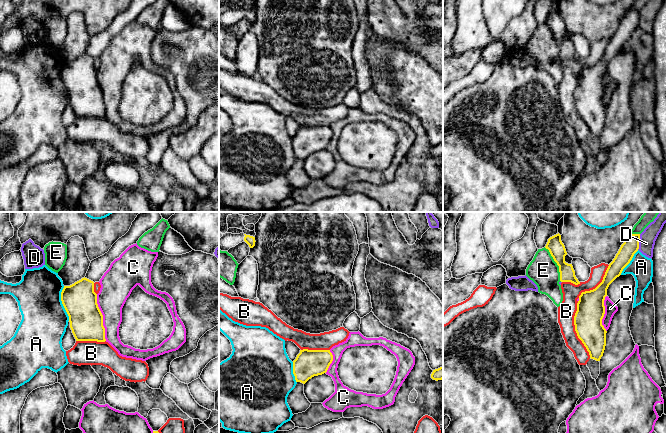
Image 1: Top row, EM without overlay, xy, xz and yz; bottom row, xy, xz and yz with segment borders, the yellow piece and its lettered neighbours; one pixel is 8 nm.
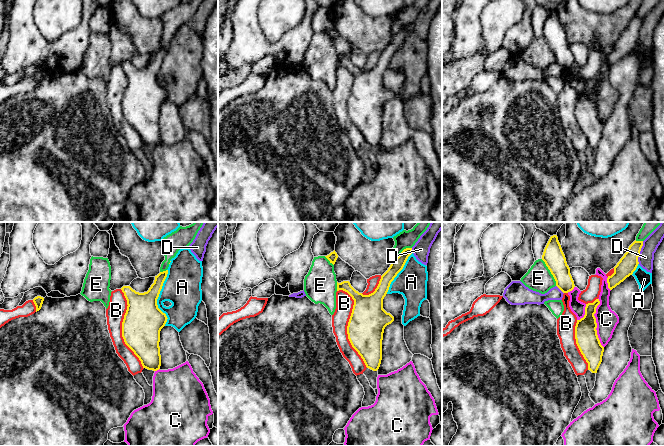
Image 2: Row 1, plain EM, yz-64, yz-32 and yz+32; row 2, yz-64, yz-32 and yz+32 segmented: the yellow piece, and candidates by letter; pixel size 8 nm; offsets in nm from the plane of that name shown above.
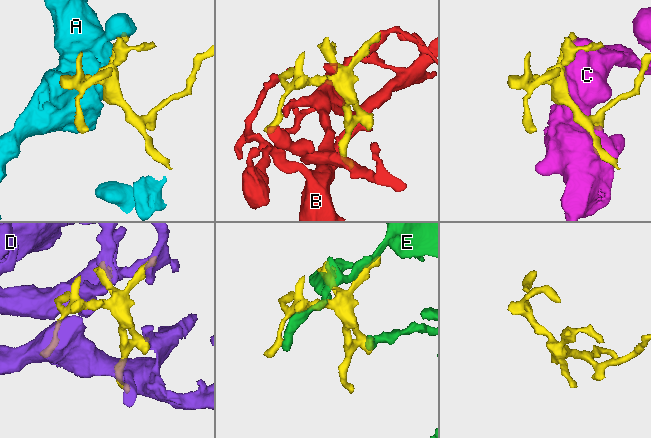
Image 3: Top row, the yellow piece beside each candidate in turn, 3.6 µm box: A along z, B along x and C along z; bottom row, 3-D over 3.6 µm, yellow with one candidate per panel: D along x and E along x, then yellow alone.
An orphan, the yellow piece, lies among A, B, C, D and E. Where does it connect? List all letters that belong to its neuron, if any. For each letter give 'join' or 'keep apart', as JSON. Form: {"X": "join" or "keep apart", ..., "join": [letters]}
{"A": "keep apart", "B": "keep apart", "C": "keep apart", "D": "keep apart", "E": "keep apart", "join": []}

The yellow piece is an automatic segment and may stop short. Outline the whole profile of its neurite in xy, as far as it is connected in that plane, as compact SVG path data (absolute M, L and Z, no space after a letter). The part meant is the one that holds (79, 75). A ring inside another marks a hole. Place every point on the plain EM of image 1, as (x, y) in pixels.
M84 53L70 62L64 62L61 77L76 117L106 117L103 91L97 80L93 57Z

